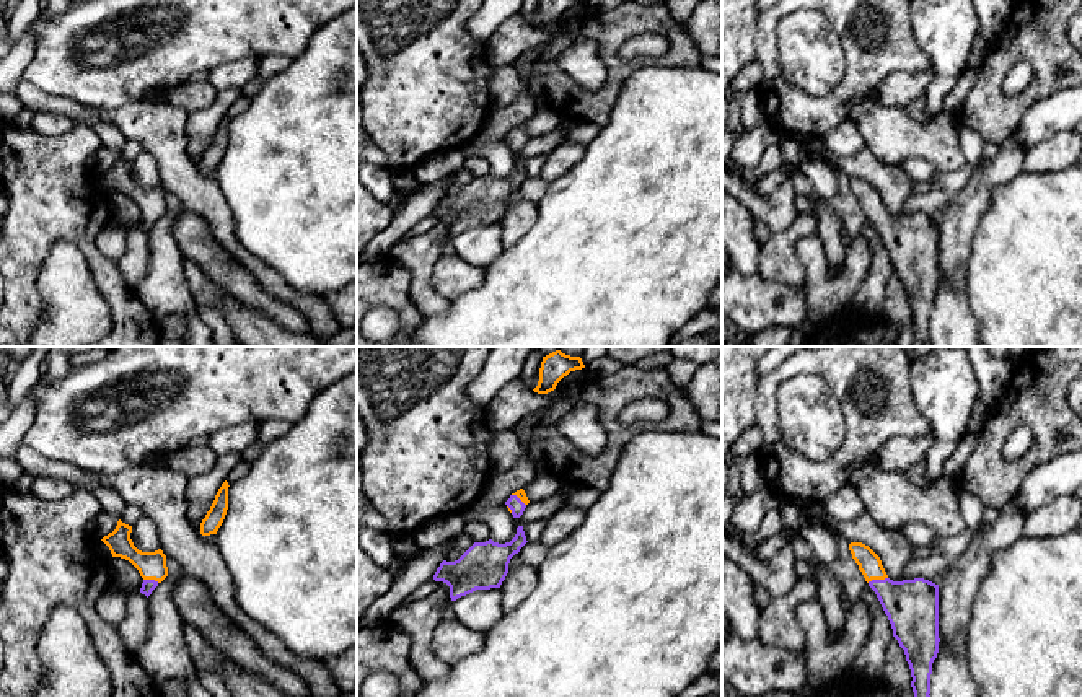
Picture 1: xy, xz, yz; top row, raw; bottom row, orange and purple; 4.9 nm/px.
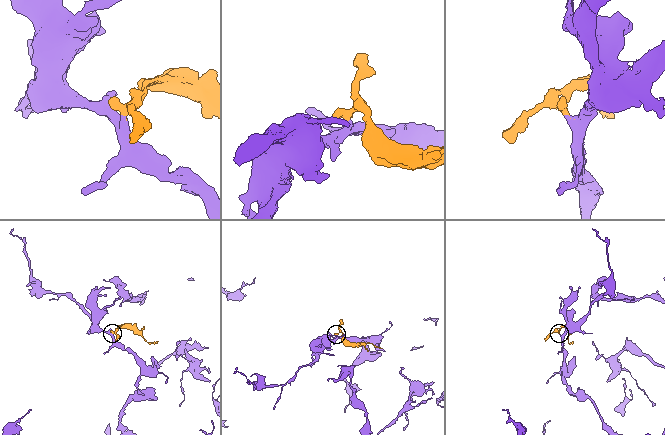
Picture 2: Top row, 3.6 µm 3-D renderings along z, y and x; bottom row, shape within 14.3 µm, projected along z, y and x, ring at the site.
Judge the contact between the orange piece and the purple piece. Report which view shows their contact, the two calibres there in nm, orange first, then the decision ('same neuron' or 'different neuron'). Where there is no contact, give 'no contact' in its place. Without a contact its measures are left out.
yz | 110/260 nm | same neuron

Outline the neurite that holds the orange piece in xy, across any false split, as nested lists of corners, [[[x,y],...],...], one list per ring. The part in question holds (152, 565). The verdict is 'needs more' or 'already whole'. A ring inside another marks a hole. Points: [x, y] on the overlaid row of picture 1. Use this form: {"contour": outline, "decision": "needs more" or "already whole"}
{"contour": [[[117,521],[112,533],[101,541],[109,547],[112,557],[129,560],[143,578],[140,593],[147,598],[168,576],[166,555],[161,549],[155,552],[139,550],[130,539],[132,526]]], "decision": "needs more"}

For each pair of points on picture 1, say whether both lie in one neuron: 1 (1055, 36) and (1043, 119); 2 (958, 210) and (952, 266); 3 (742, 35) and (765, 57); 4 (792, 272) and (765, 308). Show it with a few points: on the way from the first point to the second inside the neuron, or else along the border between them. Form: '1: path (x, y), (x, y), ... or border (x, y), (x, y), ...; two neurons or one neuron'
1: border (1064, 87), (1038, 98), (1019, 124); two neurons
2: path (957, 223), (954, 253); one neuron
3: border (758, 17), (755, 57); two neurons
4: border (758, 274), (787, 285), (804, 285); two neurons

